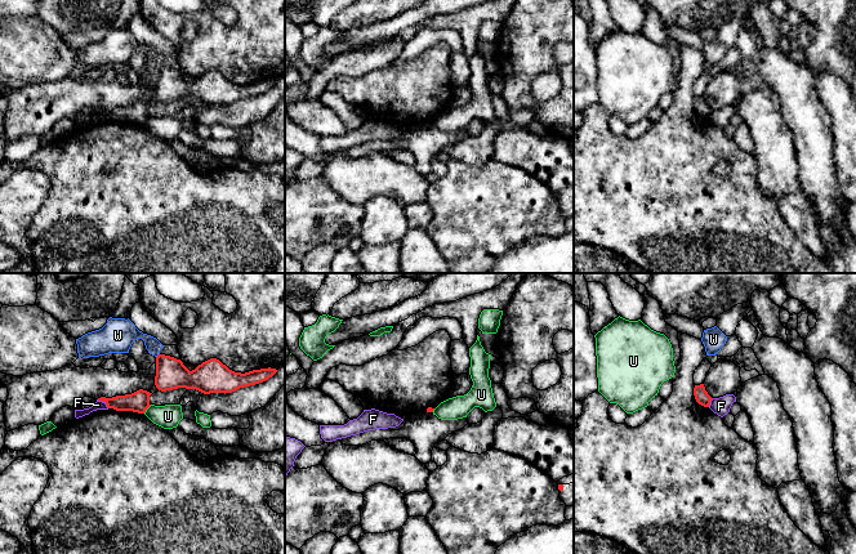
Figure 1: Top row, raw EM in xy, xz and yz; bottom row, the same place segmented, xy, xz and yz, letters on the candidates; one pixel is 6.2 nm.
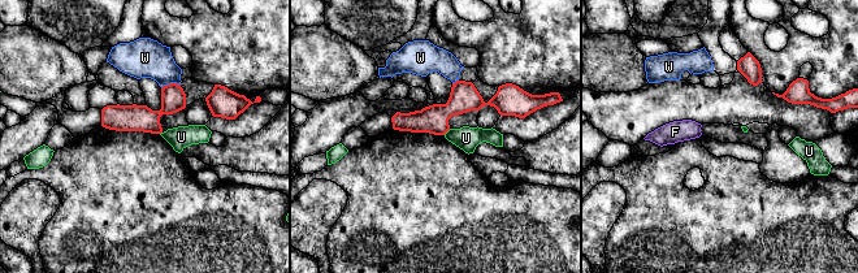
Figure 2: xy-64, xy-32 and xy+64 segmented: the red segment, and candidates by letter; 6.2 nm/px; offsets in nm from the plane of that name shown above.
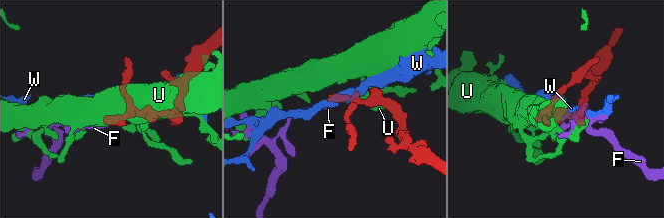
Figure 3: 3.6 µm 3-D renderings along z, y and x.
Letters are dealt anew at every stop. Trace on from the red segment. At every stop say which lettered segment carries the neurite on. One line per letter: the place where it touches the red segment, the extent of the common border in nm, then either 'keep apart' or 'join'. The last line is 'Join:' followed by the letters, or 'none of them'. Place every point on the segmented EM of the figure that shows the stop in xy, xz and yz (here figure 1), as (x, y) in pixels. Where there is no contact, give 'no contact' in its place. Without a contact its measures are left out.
F: xy (103, 401) | 90 nm | keep apart
U: xy (147, 407) | 80 nm | keep apart
W: xy (157, 356) | 40 nm | keep apart
Join: none of them

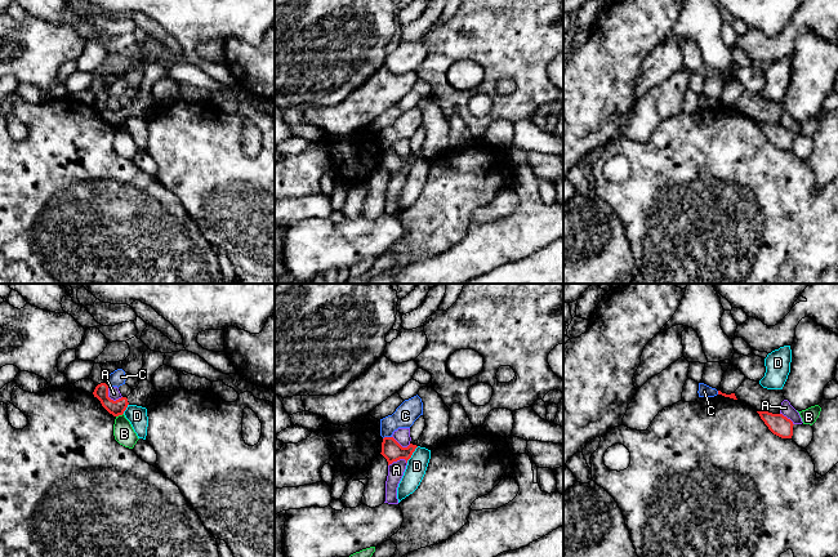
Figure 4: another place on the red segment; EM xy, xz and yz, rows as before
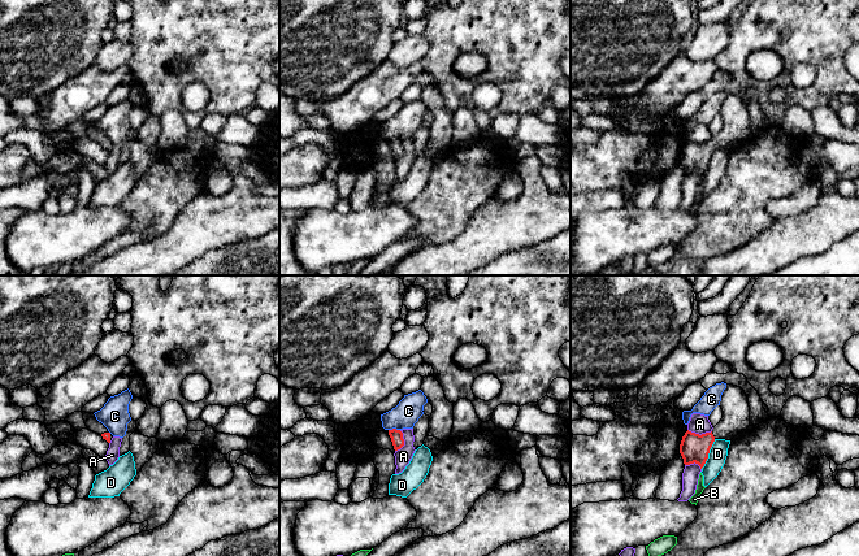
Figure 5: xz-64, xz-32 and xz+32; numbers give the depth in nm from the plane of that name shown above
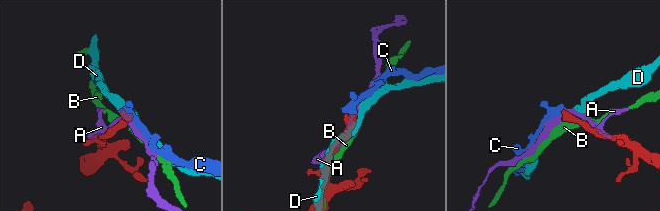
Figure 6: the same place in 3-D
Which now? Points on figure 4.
A: xy (110, 399) | 110 nm | keep apart
B: xy (119, 414) | 50 nm | keep apart
C: xz (387, 437) | 60 nm | keep apart
D: xz (411, 454) | 130 nm | keep apart
Join: none of them

